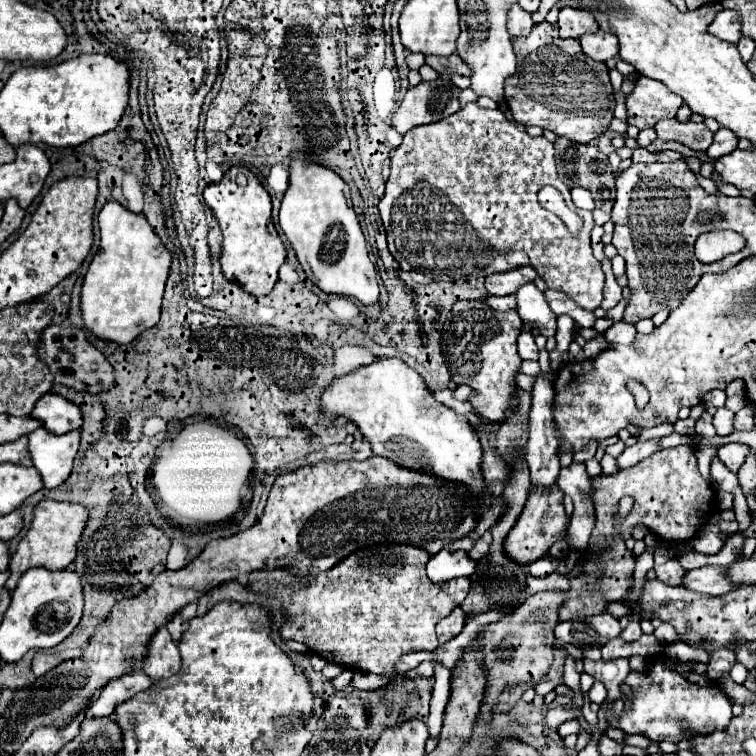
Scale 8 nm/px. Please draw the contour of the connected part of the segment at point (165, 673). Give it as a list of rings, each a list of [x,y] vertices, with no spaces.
[[[166,627],[156,631],[156,635],[152,637],[150,647],[148,647],[148,655],[142,663],[142,671],[152,681],[168,679],[176,671],[180,671],[180,653],[178,653],[178,647],[172,641]]]

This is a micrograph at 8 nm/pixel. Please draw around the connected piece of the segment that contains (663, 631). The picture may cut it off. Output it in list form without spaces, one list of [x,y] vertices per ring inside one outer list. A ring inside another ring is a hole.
[[[662,623],[662,625],[654,631],[654,635],[656,635],[660,641],[664,641],[664,643],[672,643],[672,641],[678,641],[678,639],[680,639],[680,635],[674,631],[674,627],[672,627],[670,623]]]

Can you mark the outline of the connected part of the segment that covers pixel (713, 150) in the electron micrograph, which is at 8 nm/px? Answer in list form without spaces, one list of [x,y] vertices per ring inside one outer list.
[[[722,127],[722,129],[714,135],[714,143],[712,143],[710,149],[706,151],[706,155],[708,155],[710,159],[720,159],[722,155],[732,153],[736,147],[738,147],[738,137],[736,137],[736,133]]]

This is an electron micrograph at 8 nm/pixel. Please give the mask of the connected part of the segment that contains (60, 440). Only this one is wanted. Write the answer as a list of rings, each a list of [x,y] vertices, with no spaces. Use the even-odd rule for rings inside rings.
[[[38,427],[28,435],[30,439],[30,455],[34,461],[34,467],[40,471],[44,487],[52,489],[64,483],[74,465],[74,457],[78,453],[80,445],[80,429],[64,435],[52,435],[44,427]]]

